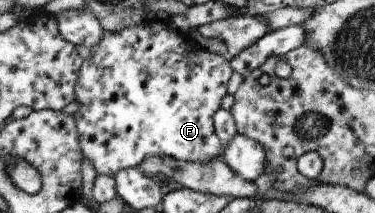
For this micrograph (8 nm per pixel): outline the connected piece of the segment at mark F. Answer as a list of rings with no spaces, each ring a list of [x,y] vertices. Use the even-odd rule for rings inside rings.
[[[162,19],[152,21],[144,20],[136,26],[126,27],[118,32],[106,31],[104,38],[92,48],[92,56],[85,60],[79,70],[79,77],[76,85],[76,98],[79,109],[74,116],[77,120],[77,129],[81,139],[81,147],[84,159],[93,165],[98,175],[115,177],[121,170],[131,169],[140,166],[148,156],[171,156],[178,160],[188,162],[214,161],[222,159],[226,152],[226,144],[221,141],[215,129],[214,117],[223,106],[223,100],[229,94],[229,82],[235,73],[230,58],[214,54],[213,51],[203,47],[192,32],[182,33],[180,29],[171,29],[170,22]]]

